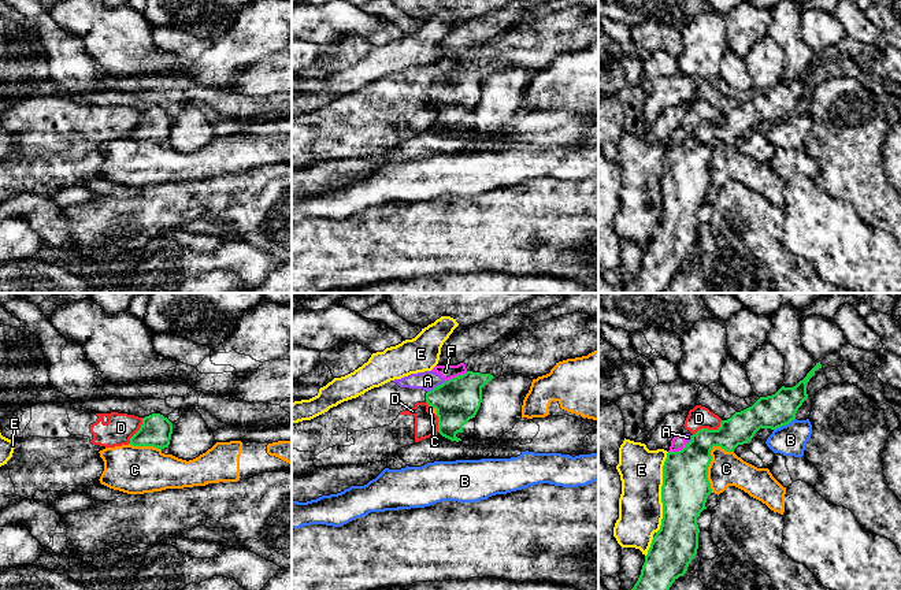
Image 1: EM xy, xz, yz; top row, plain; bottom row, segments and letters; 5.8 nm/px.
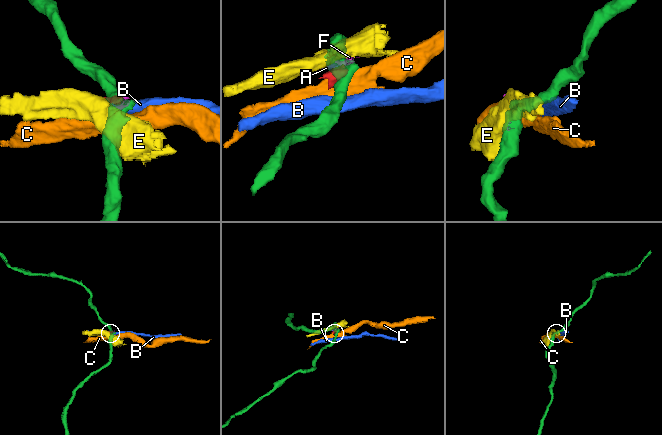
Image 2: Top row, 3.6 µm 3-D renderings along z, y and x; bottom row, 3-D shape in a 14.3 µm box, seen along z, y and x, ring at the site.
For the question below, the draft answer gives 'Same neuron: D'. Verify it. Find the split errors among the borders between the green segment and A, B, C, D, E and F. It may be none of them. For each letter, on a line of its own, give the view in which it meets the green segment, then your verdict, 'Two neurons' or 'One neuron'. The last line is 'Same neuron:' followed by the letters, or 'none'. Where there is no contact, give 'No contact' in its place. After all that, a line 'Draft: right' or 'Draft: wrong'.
A: Touches green in xz. Two neurons
B: Touches green in yz. Two neurons
C: Touches green in yz. Two neurons
D: Touches green in yz. Two neurons
E: Touches green in yz. Two neurons
F: Touches green in xz. Two neurons
Same neuron: none
Draft: wrong

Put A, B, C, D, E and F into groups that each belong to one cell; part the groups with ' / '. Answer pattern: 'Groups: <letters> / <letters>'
Groups: A D F / B / C / E

